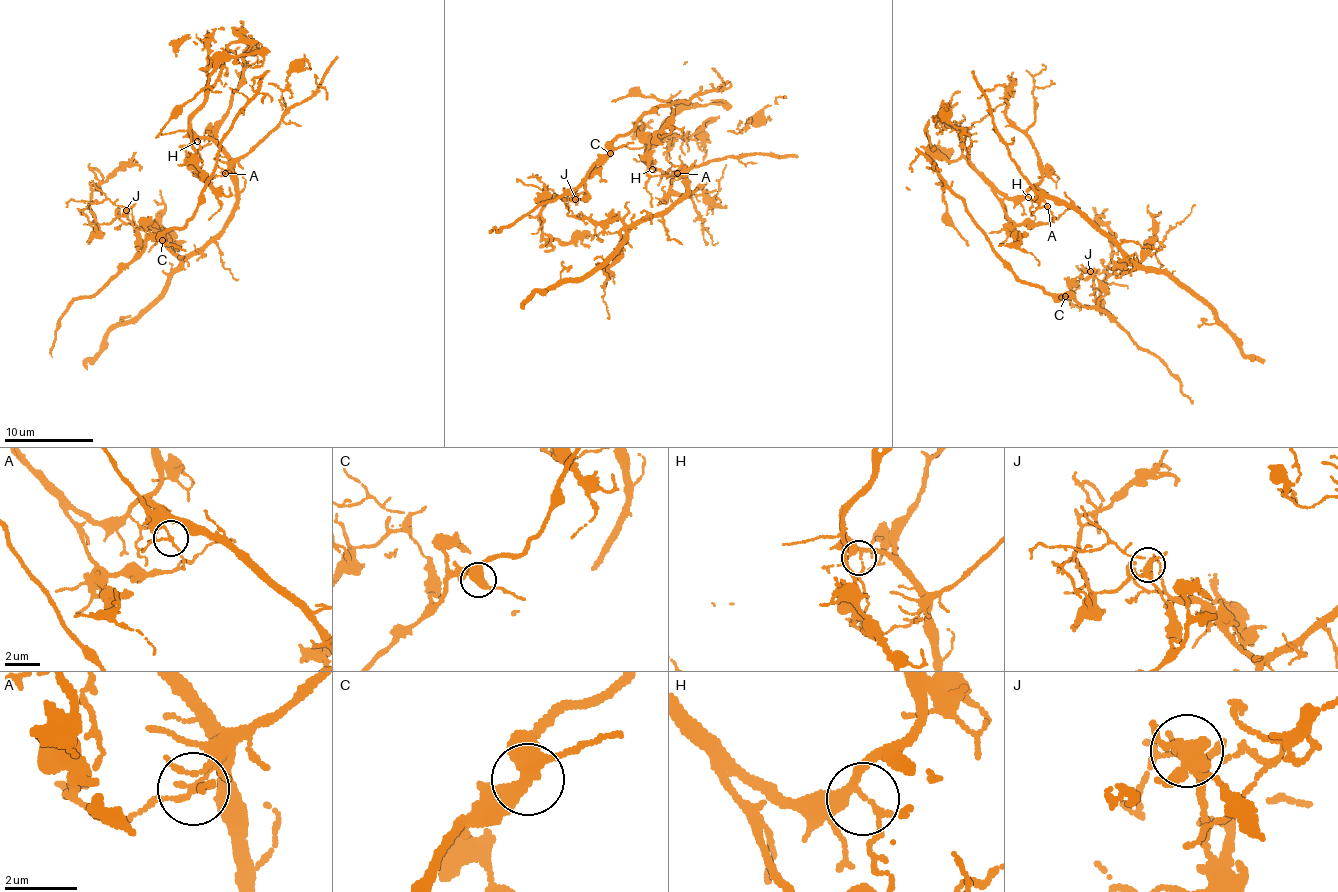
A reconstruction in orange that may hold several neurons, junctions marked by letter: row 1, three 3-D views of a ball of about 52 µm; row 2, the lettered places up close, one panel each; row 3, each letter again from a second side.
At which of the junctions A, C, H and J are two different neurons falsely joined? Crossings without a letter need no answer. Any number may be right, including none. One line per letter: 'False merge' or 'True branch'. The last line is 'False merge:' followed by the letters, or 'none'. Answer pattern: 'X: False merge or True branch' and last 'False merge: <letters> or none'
A: False merge
C: True branch
H: True branch
J: False merge
False merge: A, J

